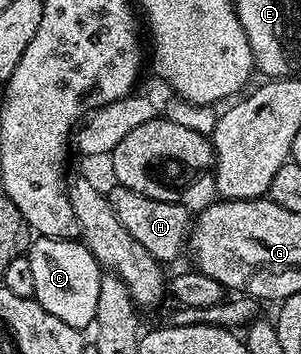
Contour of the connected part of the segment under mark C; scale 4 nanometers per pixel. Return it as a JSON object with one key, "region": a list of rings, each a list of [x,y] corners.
{"region":[[[42,236],[34,239],[27,253],[35,277],[35,298],[59,322],[78,330],[92,325],[97,319],[99,282],[103,269],[84,243],[73,238]]]}

